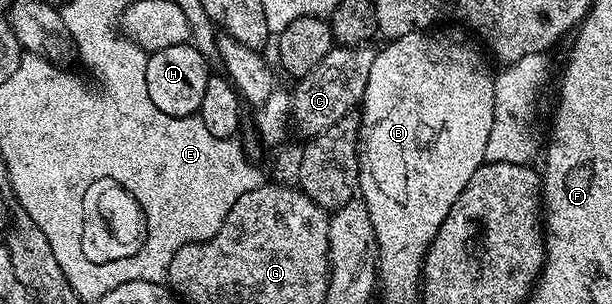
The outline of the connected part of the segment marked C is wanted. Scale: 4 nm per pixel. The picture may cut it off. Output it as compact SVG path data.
M370 45L335 47L324 59L292 89L292 121L305 135L313 135L328 127L345 122L351 116L350 108L361 106L362 95L368 83L368 71L372 71L375 50Z

